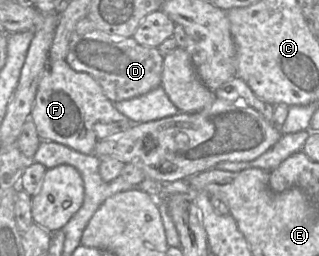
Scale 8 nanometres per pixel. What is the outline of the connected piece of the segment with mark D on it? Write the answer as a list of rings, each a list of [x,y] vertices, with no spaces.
[[[87,17],[76,24],[66,56],[68,65],[91,75],[112,103],[144,95],[161,86],[163,59],[158,48],[141,45],[133,37],[113,37],[99,30]]]

